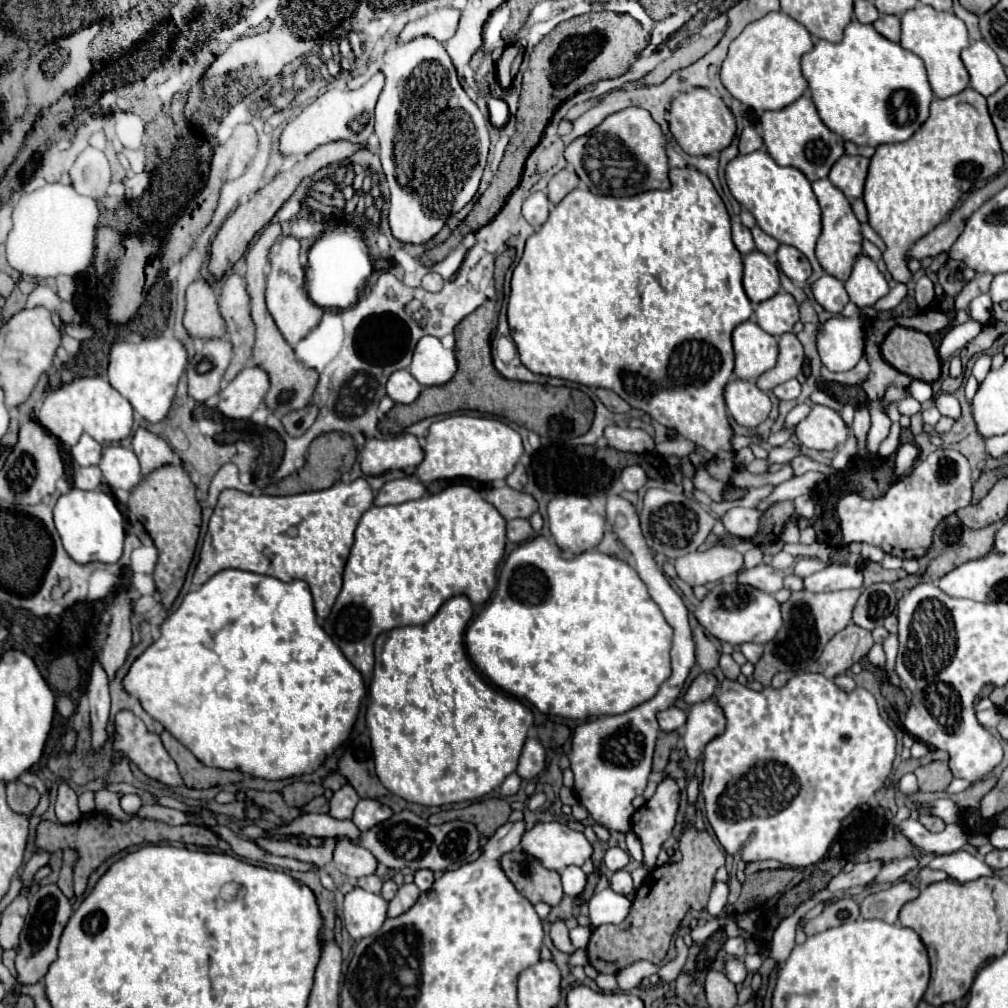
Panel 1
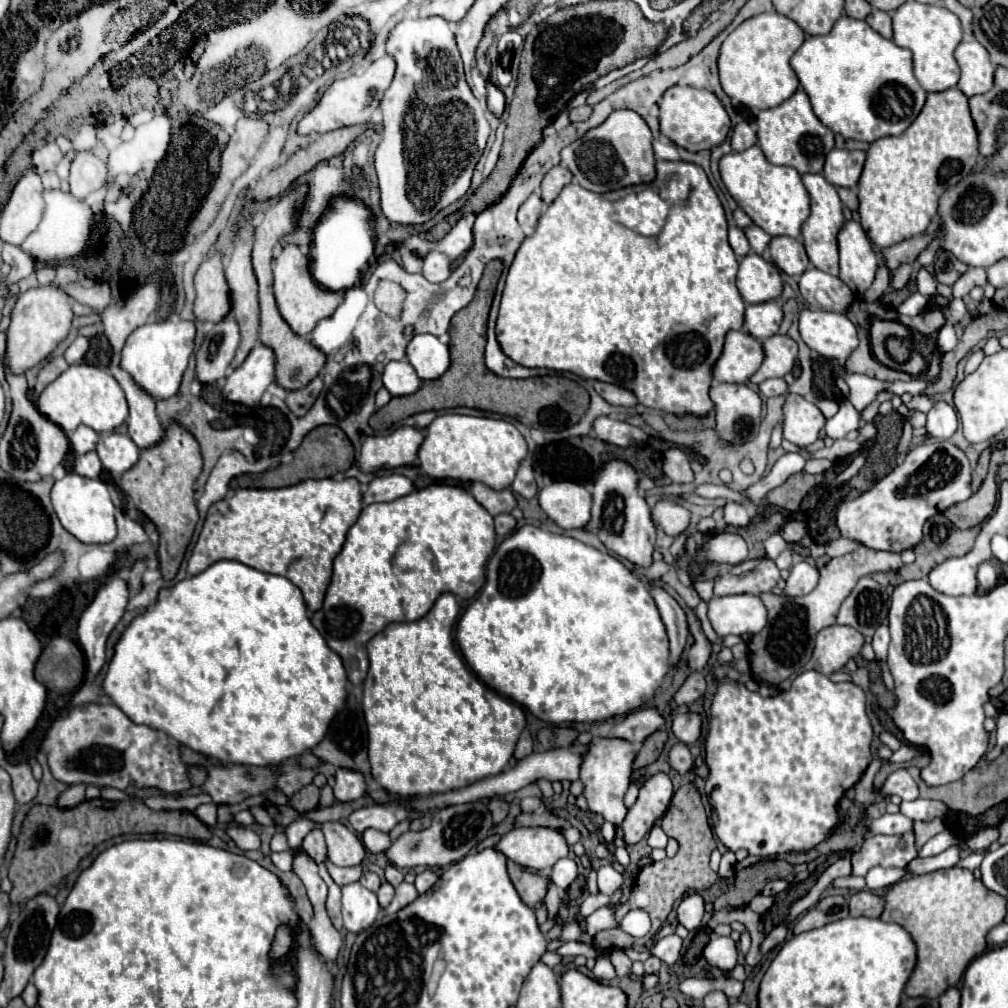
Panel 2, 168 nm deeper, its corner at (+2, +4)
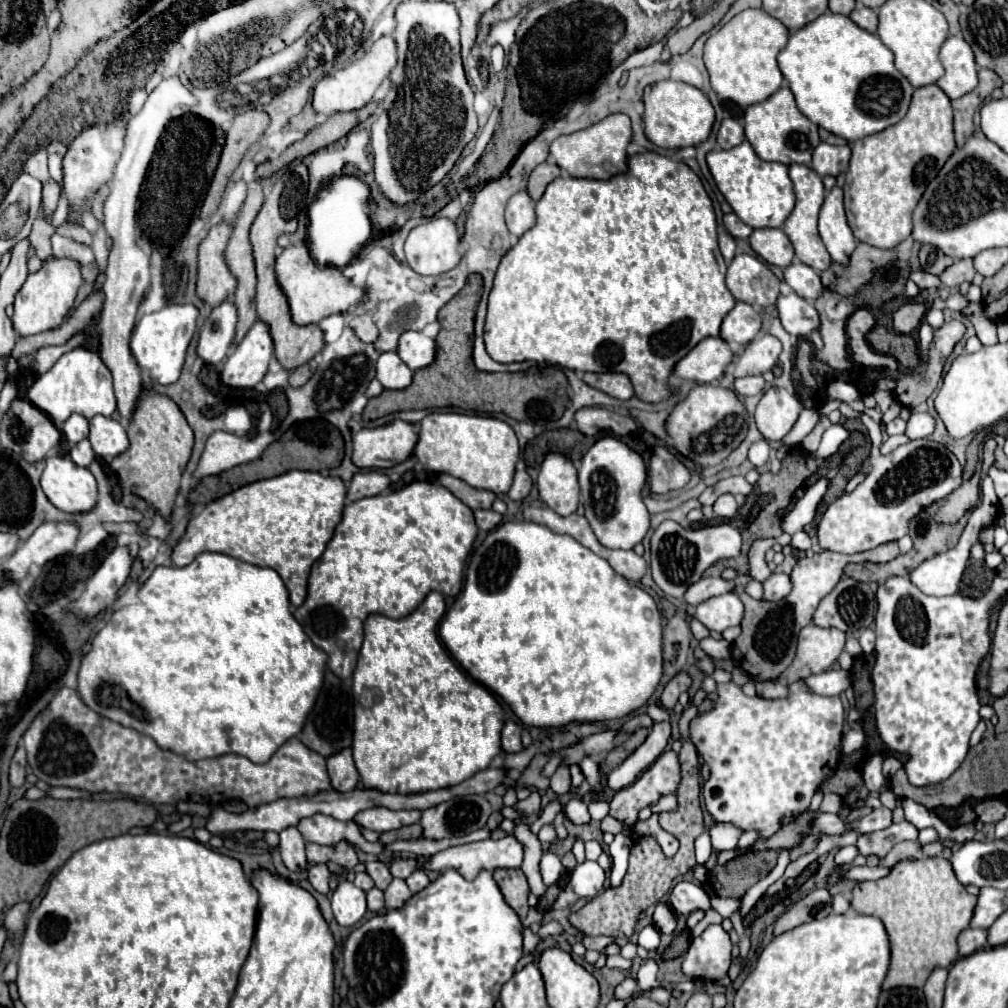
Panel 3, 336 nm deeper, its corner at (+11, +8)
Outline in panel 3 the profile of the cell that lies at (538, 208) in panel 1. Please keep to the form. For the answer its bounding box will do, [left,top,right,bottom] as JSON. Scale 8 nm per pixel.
[505,191,535,237]

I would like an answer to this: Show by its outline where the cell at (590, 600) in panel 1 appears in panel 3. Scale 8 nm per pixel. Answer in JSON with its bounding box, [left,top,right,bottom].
[439,521,663,727]

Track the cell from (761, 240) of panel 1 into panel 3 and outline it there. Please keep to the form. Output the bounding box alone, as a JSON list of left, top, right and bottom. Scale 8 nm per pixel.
[723,213,753,239]

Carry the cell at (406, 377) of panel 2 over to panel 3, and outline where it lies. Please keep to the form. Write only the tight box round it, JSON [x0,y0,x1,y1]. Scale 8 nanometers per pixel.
[377,351,413,389]

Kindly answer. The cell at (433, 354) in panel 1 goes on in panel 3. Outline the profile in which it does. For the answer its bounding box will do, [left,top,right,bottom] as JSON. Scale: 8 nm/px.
[397,331,435,371]

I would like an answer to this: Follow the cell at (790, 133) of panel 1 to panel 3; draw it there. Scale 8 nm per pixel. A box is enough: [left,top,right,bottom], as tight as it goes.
[745,85,821,165]

